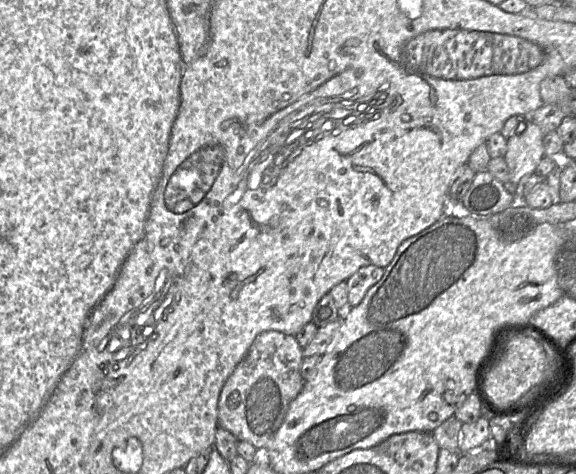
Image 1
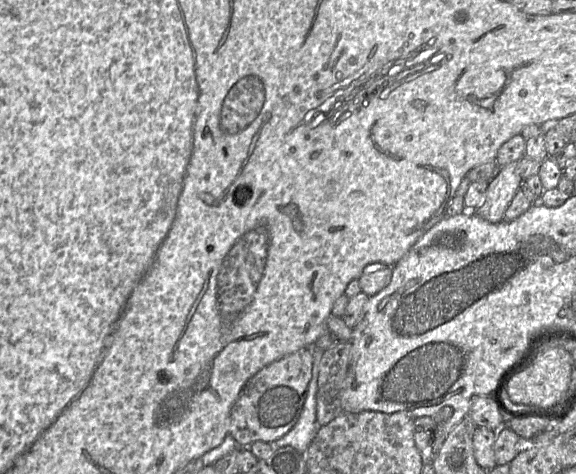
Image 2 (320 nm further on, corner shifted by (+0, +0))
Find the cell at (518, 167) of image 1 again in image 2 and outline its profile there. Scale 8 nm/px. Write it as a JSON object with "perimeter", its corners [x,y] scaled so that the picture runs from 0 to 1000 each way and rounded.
{"perimeter":[[[889,342],[868,352],[865,367],[849,384],[835,432],[814,445],[825,445],[830,456],[852,470],[870,468],[878,441],[908,388],[896,346],[898,342]]]}

